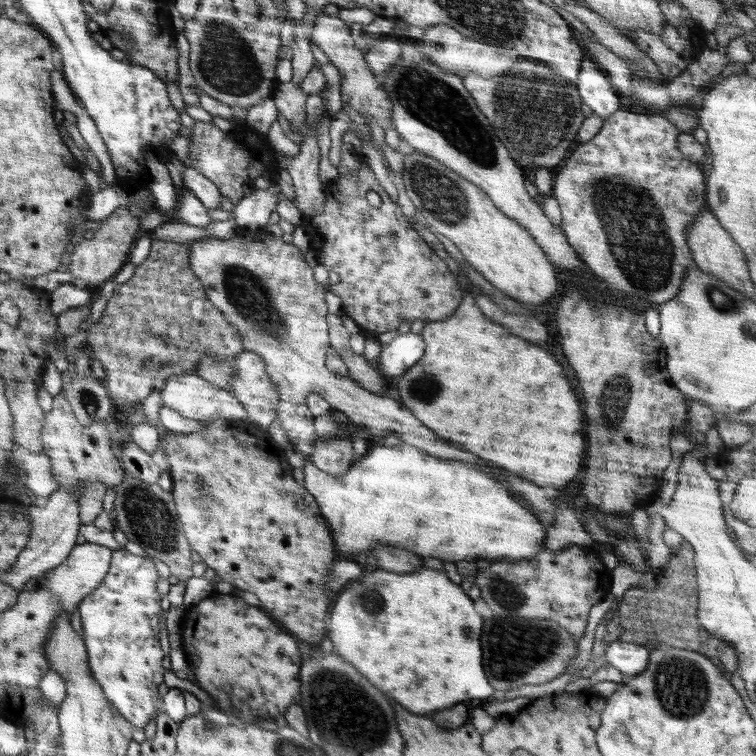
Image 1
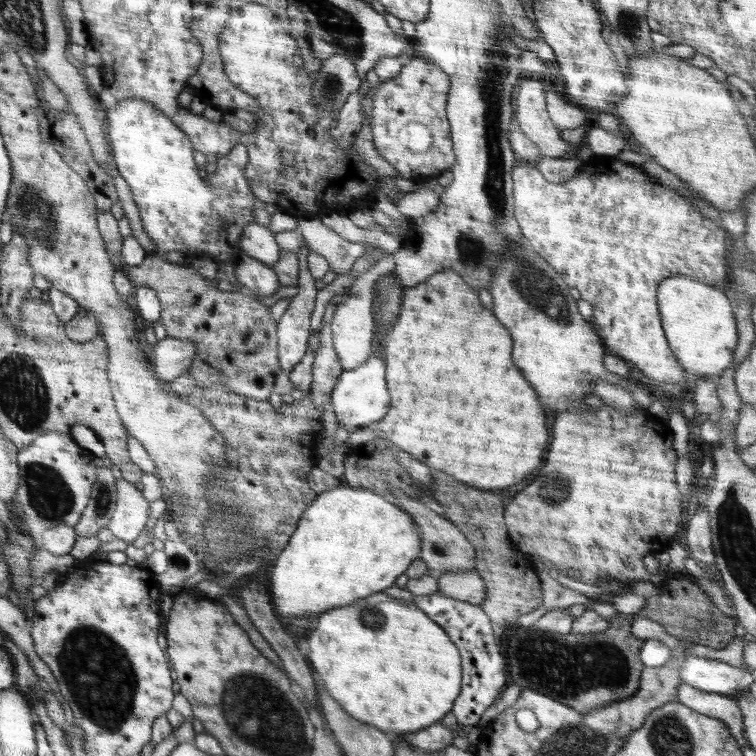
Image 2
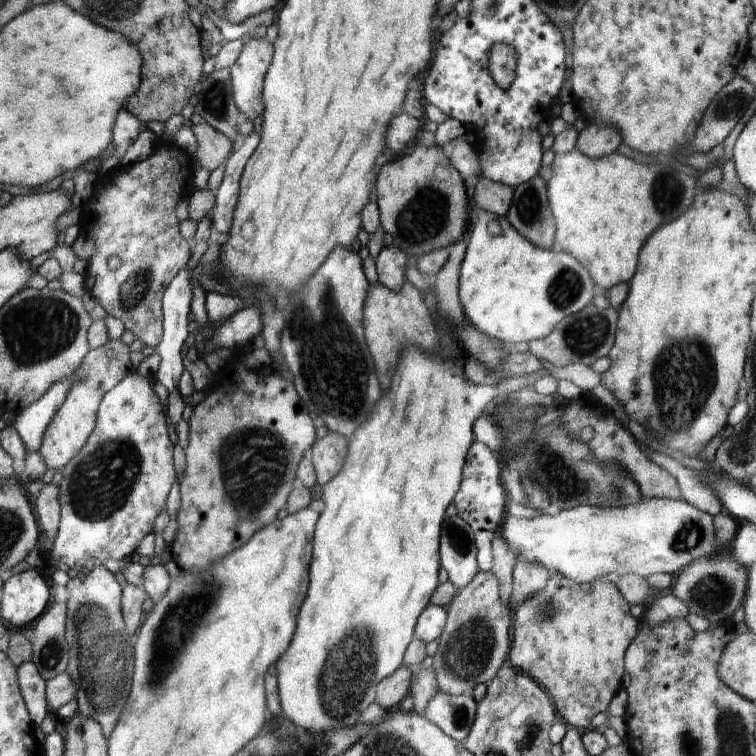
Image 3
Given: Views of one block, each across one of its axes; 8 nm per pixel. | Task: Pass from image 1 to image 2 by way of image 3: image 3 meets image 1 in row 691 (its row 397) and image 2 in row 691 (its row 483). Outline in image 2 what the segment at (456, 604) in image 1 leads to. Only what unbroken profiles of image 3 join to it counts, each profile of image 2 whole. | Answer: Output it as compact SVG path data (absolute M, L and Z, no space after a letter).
M383 591L371 594L363 599L358 599L354 601L354 604L336 607L322 613L311 629L307 631L306 639L308 650L310 650L310 653L307 655L310 667L314 668L318 678L322 679L324 689L328 691L328 695L332 696L335 701L338 701L338 704L342 705L342 709L350 716L362 720L363 723L368 723L381 731L388 732L390 730L389 735L414 732L437 723L452 710L454 701L460 694L462 678L460 649L450 640L448 633L438 626L438 623L434 622L421 608L418 608L412 602L392 598Z

